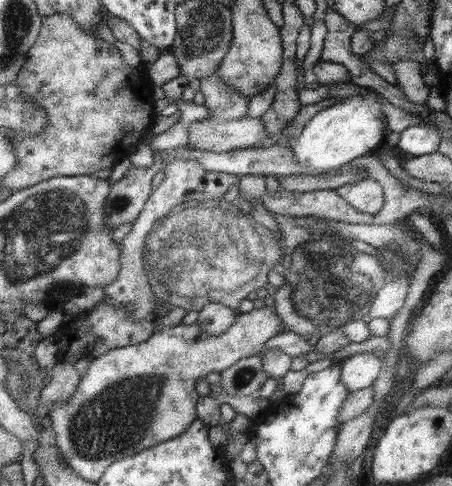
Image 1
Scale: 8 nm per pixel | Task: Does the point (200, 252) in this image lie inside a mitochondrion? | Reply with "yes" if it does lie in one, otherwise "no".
yes

